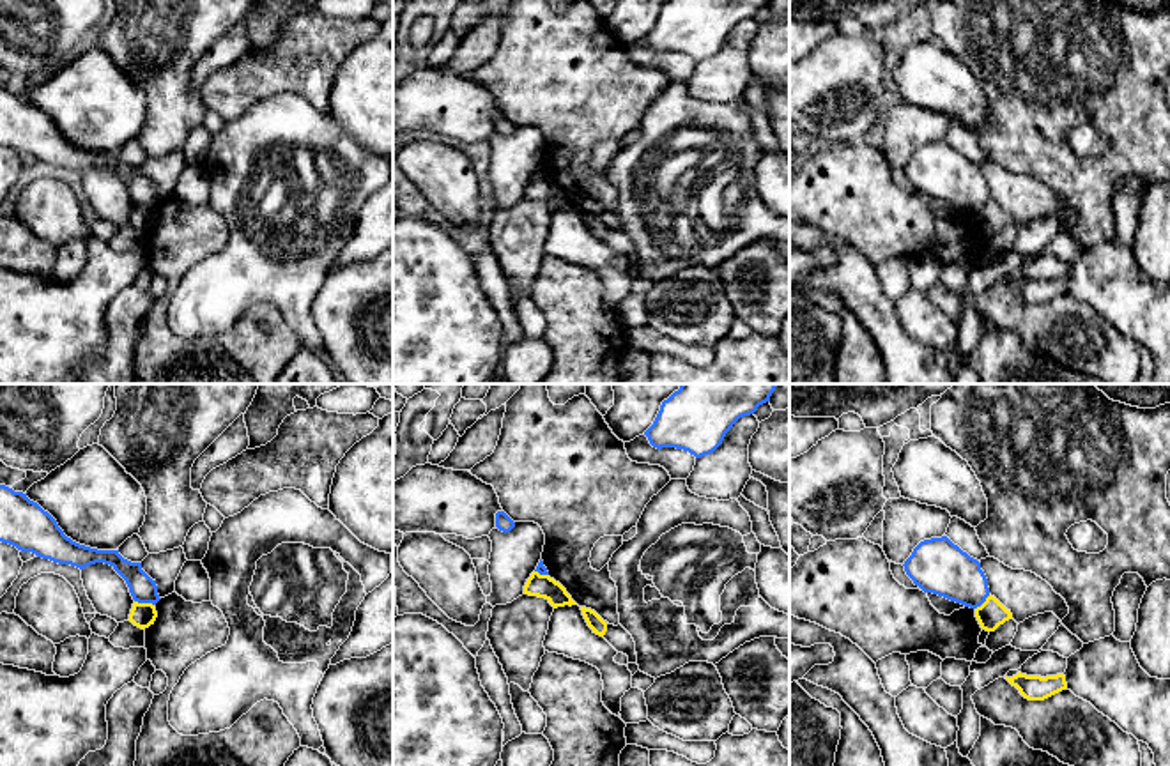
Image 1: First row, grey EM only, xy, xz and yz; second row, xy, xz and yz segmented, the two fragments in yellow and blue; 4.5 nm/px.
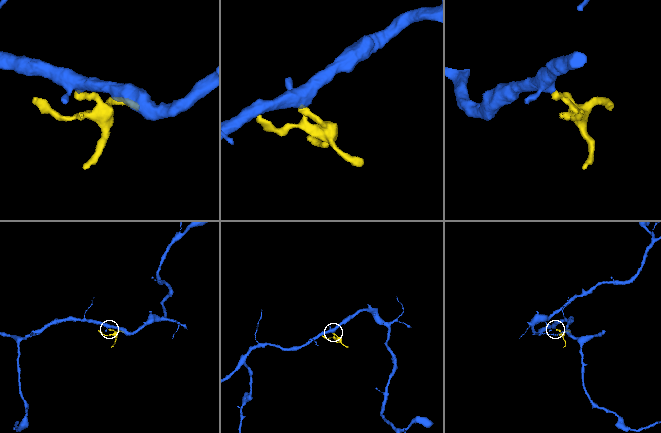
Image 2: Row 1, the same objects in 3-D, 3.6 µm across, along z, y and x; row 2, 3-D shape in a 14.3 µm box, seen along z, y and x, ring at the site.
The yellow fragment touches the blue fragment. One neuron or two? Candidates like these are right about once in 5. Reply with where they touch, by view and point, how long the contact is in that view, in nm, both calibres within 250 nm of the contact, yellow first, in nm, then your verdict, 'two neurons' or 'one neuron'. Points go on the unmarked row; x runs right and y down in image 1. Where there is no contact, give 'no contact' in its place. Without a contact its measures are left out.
xy (144, 207) | 90 nm | 110/120 nm | two neurons

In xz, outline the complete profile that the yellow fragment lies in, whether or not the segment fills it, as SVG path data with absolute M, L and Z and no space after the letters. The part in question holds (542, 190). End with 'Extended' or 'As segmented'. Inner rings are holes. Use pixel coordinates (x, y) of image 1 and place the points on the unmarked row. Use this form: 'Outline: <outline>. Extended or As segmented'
Outline: M533 175L527 182L524 198L545 202L554 212L577 209L559 186L538 175Z. As segmented

